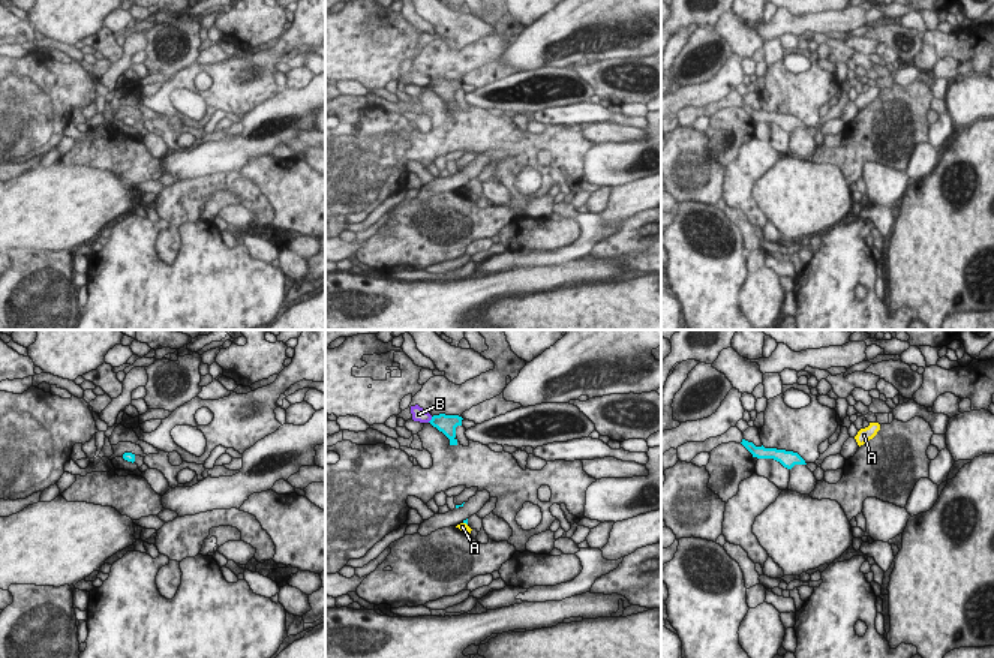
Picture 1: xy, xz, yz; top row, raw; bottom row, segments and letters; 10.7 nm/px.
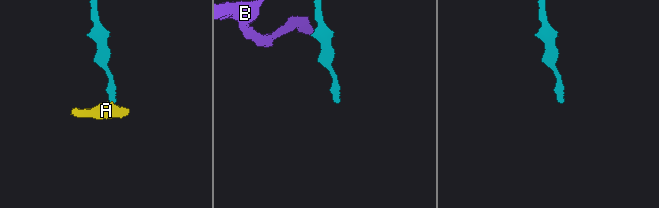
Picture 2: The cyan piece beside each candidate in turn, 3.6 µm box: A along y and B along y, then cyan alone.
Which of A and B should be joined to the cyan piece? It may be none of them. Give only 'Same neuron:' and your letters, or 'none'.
Same neuron: none

